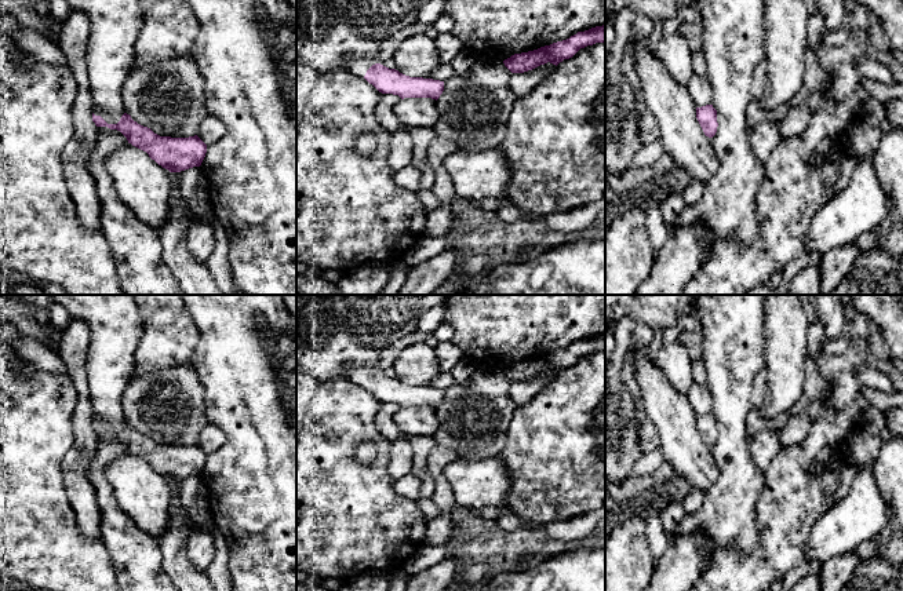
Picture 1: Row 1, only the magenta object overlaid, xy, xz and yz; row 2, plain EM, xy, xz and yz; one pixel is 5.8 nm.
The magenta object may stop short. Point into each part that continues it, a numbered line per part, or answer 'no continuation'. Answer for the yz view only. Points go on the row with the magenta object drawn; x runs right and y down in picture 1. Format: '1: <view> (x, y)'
no continuation

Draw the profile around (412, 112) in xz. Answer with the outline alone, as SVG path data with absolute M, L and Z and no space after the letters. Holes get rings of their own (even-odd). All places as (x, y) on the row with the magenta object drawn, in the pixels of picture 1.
M404 98L394 106L398 120L409 128L430 128L440 118L436 99Z

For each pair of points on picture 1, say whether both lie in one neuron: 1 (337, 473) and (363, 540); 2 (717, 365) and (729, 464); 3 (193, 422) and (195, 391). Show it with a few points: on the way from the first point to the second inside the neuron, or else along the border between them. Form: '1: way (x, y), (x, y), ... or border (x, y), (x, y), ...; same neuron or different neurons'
1: way (337, 489), (337, 513), (348, 524); same neuron
2: way (729, 390), (732, 440); same neuron
3: way (193, 415), (193, 398); same neuron

